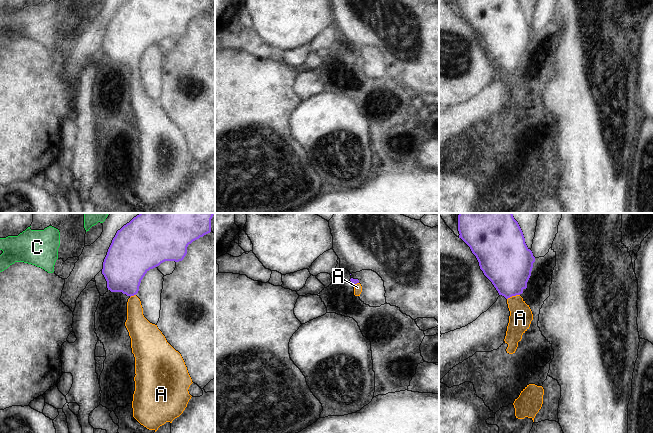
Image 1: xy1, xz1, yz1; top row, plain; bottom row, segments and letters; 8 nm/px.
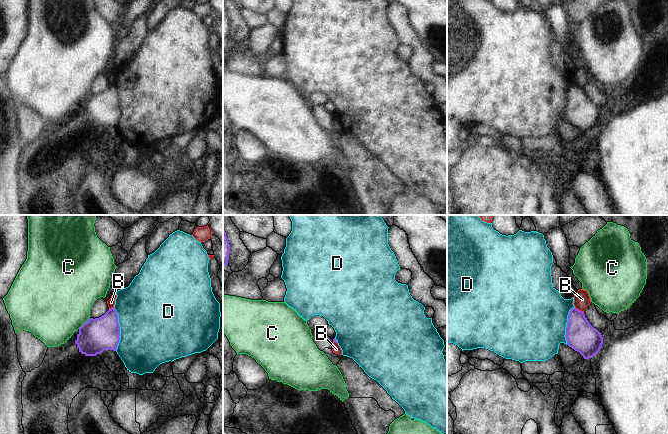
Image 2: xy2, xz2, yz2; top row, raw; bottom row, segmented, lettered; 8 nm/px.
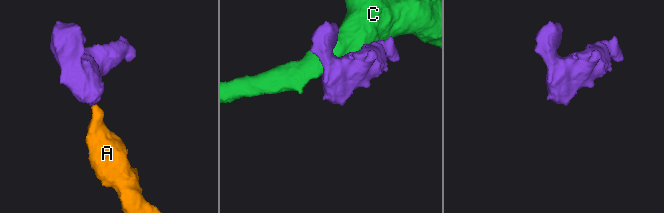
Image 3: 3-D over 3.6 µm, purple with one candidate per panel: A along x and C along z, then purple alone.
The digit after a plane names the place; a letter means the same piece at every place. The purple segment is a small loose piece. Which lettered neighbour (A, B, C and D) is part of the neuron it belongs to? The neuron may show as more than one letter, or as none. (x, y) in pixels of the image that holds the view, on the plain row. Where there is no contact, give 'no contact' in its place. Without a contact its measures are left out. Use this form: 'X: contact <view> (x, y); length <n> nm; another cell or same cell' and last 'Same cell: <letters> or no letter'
A: contact yz1 (513, 71); length 110 nm; same cell
B: contact yz2 (578, 86); length 80 nm; another cell
C: contact xy2 (84, 99); length 140 nm; another cell
D: contact xy2 (119, 105); length 340 nm; another cell
Same cell: A

